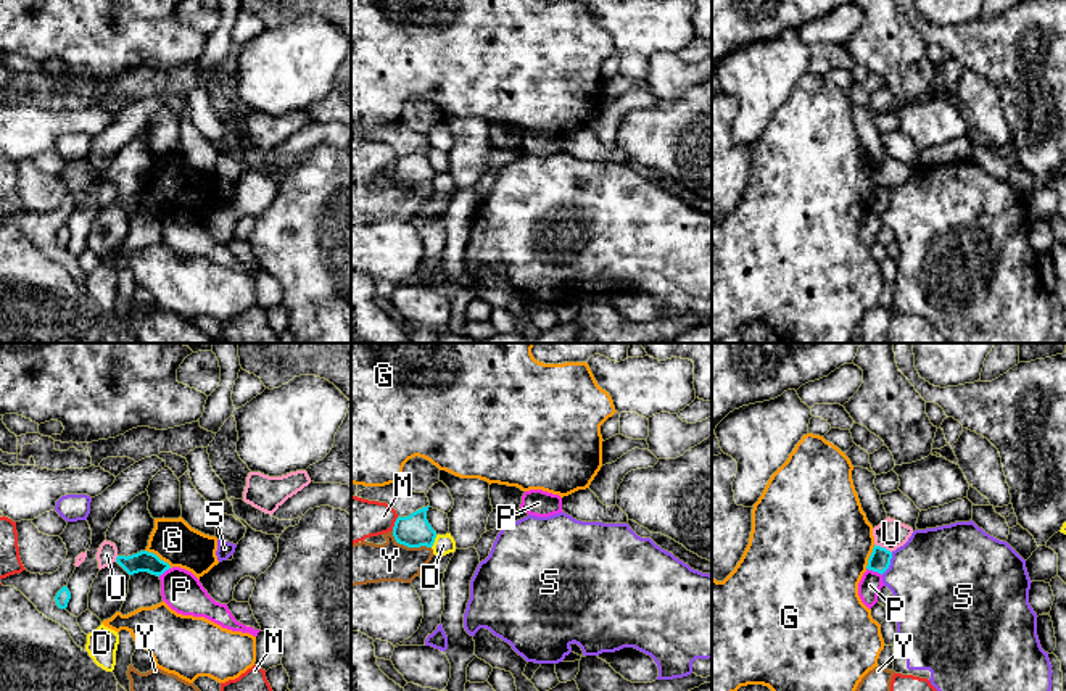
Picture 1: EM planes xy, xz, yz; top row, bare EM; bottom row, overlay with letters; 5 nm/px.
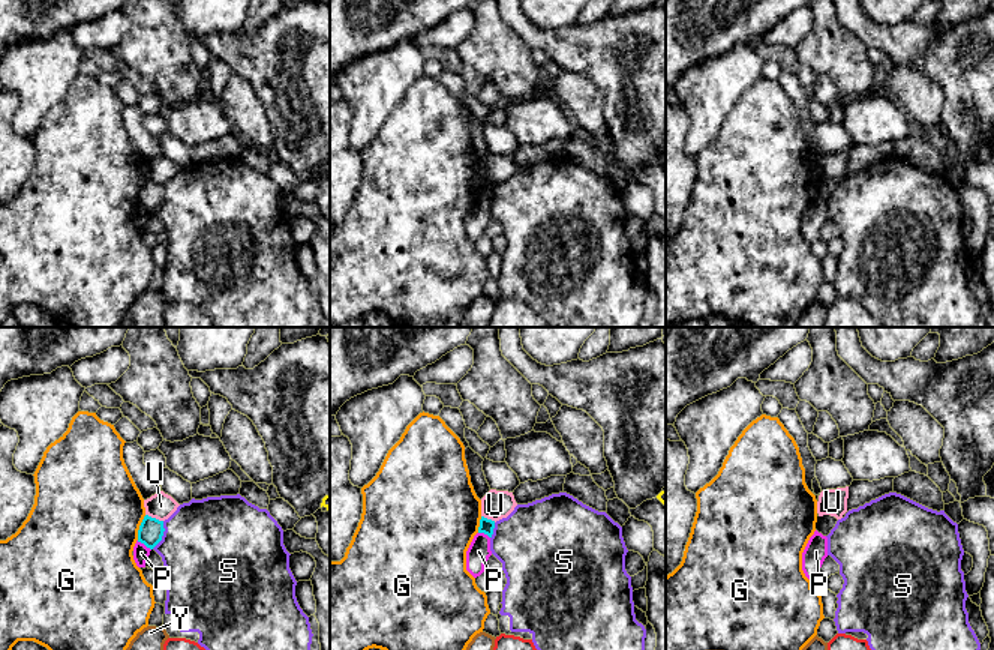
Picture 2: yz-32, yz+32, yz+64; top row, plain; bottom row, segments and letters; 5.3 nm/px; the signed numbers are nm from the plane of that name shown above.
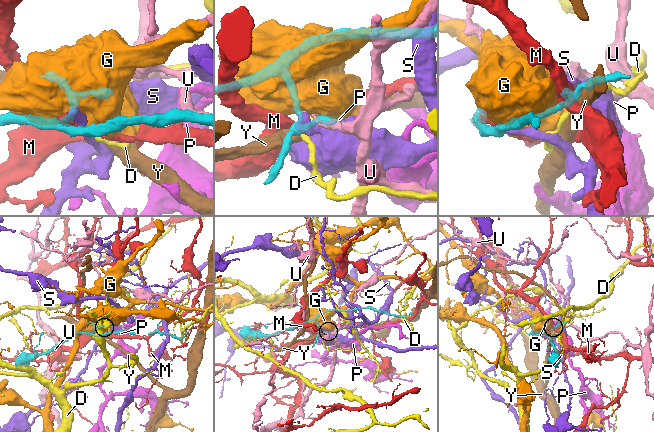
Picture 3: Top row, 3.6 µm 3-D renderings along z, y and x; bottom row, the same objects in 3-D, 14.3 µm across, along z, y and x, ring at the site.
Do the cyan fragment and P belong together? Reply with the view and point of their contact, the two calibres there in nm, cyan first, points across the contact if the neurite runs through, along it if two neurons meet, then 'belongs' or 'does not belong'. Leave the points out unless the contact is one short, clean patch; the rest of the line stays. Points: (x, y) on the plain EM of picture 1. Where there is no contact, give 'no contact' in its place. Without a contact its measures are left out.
meets cyan in yz at (875, 210); 110 nm thick on the cyan side, 120 nm on the other; border along yz (867, 206), (881, 215); does not belong

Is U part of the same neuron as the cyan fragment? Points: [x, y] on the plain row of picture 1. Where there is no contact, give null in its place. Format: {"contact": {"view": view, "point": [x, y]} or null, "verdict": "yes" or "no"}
{"contact": {"view": "yz", "point": [883, 187]}, "verdict": "no"}

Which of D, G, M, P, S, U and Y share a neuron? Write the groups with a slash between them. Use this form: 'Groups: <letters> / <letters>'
Groups: D / G / M / P / S / U / Y

